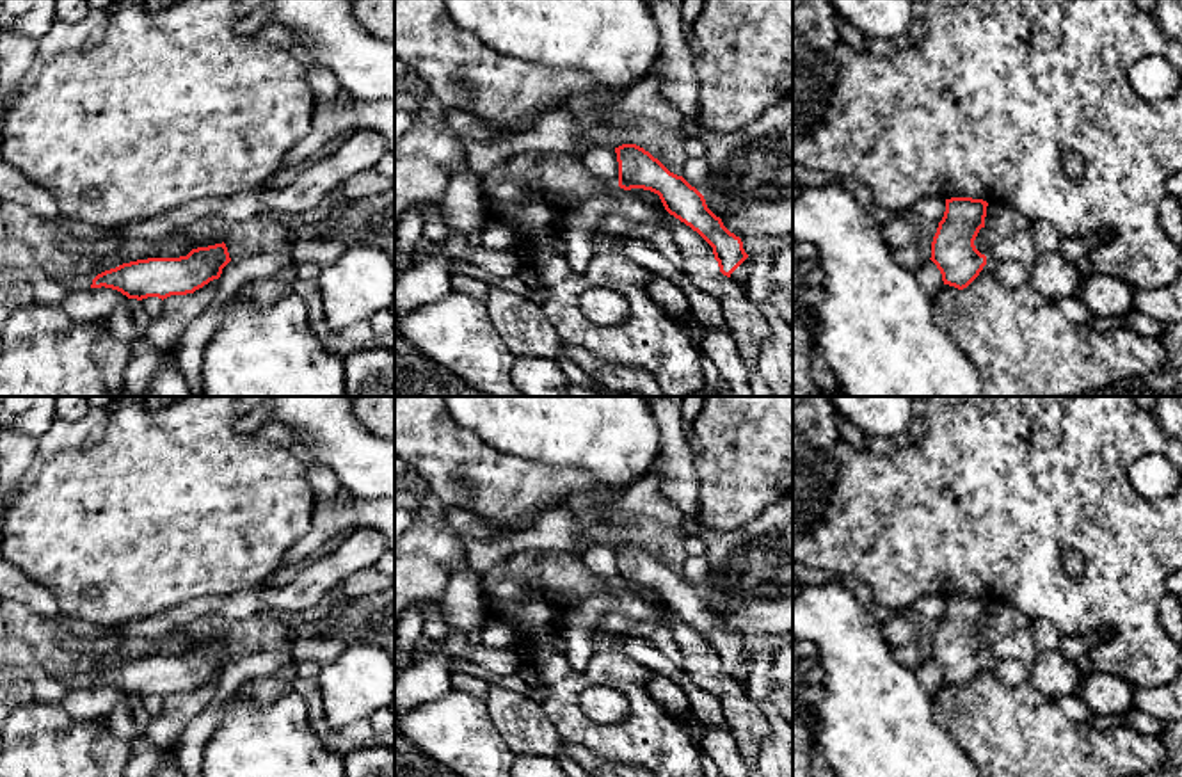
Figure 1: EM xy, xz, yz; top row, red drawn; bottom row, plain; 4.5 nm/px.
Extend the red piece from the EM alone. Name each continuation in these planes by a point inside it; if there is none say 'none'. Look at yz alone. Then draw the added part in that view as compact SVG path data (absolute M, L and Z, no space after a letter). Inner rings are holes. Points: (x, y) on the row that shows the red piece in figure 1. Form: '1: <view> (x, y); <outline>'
none

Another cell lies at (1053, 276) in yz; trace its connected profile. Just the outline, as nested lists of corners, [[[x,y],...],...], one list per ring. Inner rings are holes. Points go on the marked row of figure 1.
[[[1058,249],[1042,252],[1031,265],[1029,284],[1045,299],[1077,297],[1082,277],[1077,263],[1068,261]]]

